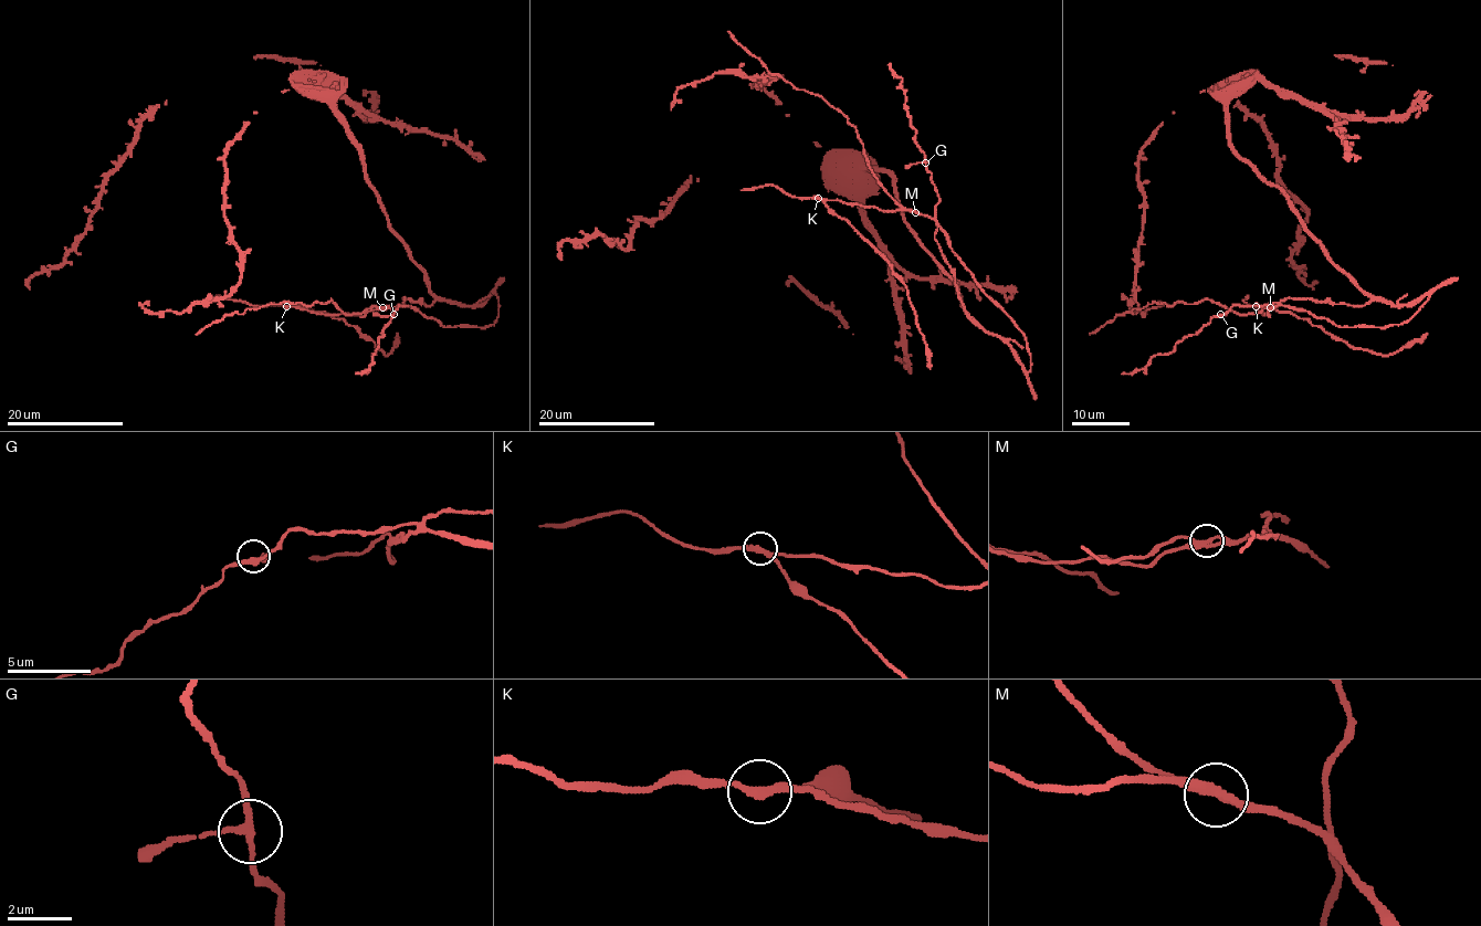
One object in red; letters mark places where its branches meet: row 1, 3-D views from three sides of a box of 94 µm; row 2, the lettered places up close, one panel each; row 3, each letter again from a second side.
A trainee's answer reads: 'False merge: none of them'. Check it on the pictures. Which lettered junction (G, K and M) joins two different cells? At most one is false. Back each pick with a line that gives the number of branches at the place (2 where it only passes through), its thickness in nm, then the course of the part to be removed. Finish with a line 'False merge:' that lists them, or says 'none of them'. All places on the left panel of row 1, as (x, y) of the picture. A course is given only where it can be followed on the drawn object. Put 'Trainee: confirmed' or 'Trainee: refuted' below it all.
K: Branches: 3. Thickness 220 nm. Course of the part to remove: (285, 306), (302, 305), (340, 318), (388, 355), (395, 346), (398, 333)
False merge: K
Trainee: refuted

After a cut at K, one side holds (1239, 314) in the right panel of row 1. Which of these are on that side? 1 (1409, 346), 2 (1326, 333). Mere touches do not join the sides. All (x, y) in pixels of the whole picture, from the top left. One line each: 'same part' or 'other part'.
1: other part
2: other part

